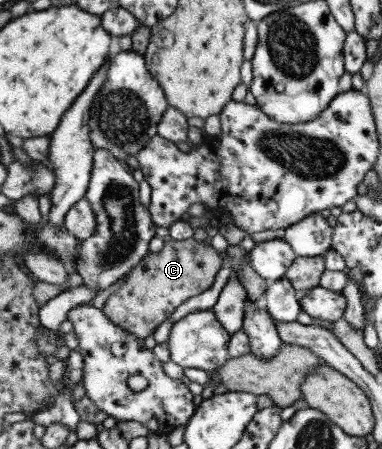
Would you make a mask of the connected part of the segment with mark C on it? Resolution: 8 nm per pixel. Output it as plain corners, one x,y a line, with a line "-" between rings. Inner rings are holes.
171,238
160,252
150,252
128,273
125,284
107,298
102,309
113,324
126,331
143,339
153,336
179,306
212,288
222,270
224,254
210,240

